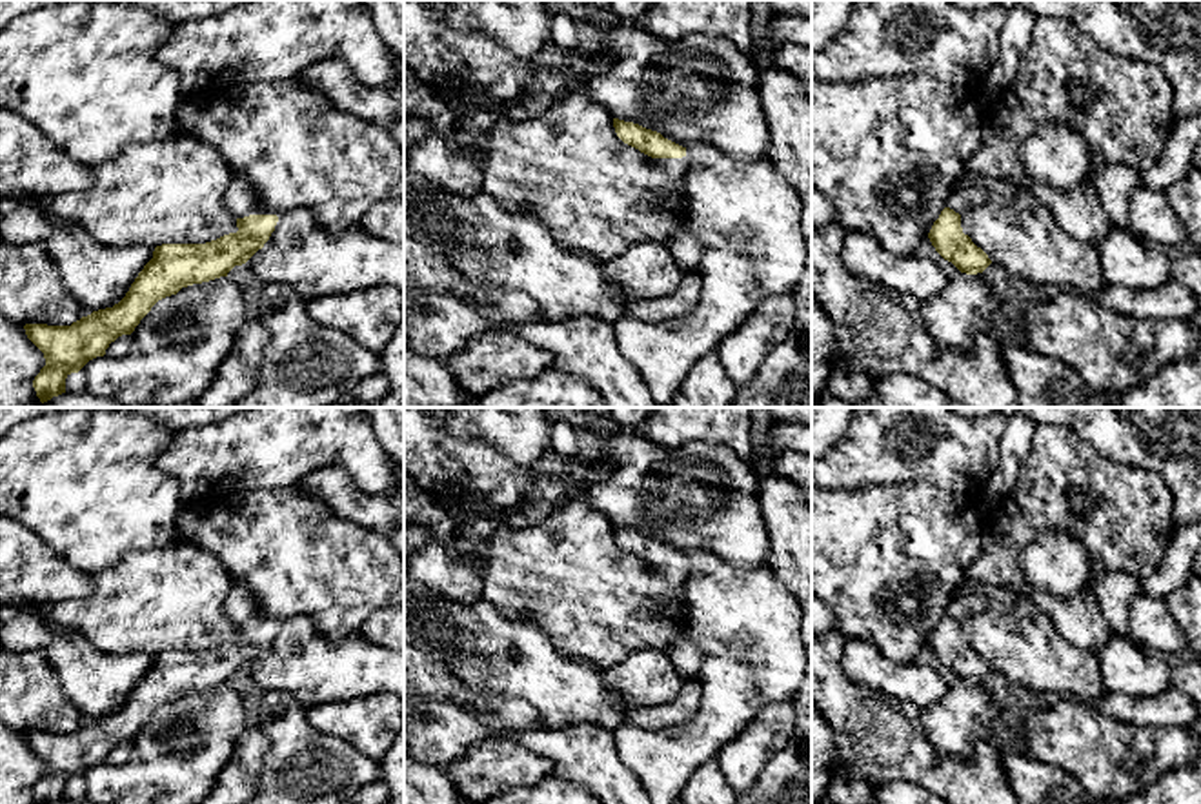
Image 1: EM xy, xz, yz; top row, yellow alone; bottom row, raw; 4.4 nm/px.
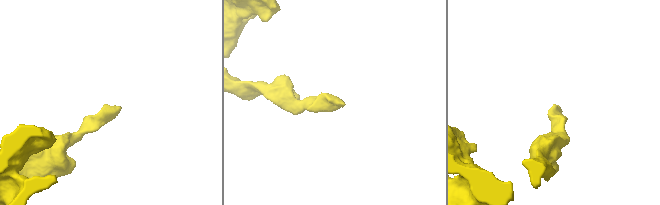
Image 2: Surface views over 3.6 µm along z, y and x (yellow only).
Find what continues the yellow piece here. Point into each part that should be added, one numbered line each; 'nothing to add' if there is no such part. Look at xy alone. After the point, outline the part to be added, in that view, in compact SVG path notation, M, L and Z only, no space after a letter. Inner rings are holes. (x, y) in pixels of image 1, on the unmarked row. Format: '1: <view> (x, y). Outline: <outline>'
1: xy (241, 608). Outline: M233 584L229 595L226 597L224 611L235 626L244 626L249 622L273 622L262 615L247 588L238 584Z

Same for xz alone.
1: xz (676, 575). Outline: M648 564L648 566L655 575L664 578L671 586L682 588L688 580L686 564L682 564L682 566L651 566L651 564Z

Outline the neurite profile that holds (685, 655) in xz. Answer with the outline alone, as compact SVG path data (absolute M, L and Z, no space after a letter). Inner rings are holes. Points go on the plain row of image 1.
M688 626L684 628L682 637L671 646L668 653L675 671L684 680L697 678L701 669L702 651L699 646L688 637Z

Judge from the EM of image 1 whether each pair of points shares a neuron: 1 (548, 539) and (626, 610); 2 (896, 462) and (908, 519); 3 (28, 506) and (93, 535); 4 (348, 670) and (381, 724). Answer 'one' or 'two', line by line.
1: one
2: two
3: one
4: two

